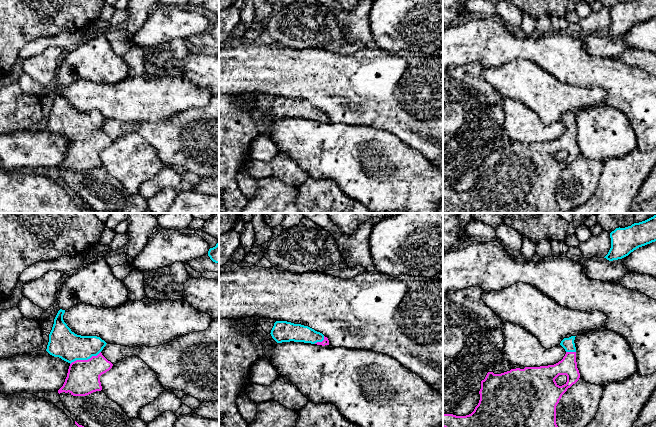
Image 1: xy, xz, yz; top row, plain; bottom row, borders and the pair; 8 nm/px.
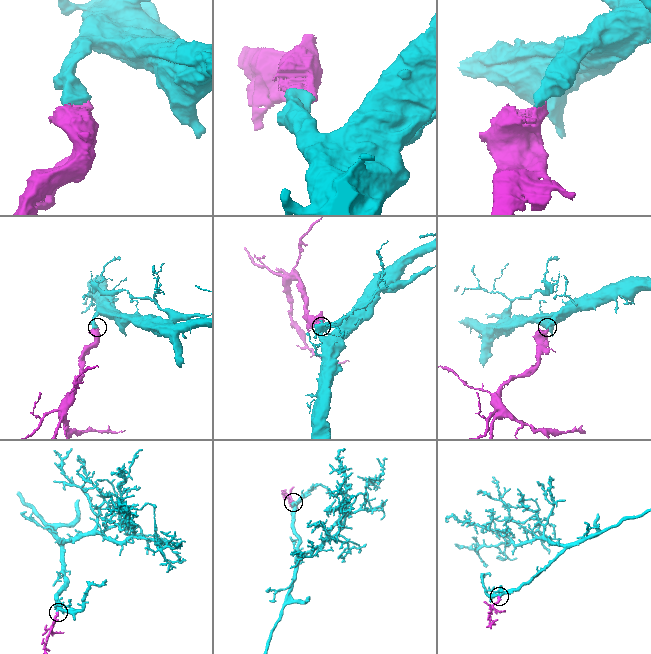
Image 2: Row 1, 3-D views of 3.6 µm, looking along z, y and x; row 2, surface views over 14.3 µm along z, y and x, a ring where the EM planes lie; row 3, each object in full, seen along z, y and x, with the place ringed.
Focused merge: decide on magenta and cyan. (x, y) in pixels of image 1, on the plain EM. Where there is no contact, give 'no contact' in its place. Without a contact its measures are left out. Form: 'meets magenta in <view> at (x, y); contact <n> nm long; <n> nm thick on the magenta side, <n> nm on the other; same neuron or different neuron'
meets magenta in xy at (85, 136); contact 260 nm long; 280 nm thick on the magenta side, 240 nm on the other; same neuron

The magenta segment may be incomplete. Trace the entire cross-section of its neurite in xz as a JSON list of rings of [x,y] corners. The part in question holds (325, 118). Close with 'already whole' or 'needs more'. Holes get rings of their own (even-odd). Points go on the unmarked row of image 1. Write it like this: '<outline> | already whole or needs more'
[[[276,97],[270,110],[277,119],[294,117],[322,122],[329,121],[328,114],[322,109],[308,102],[287,97]]] | needs more

